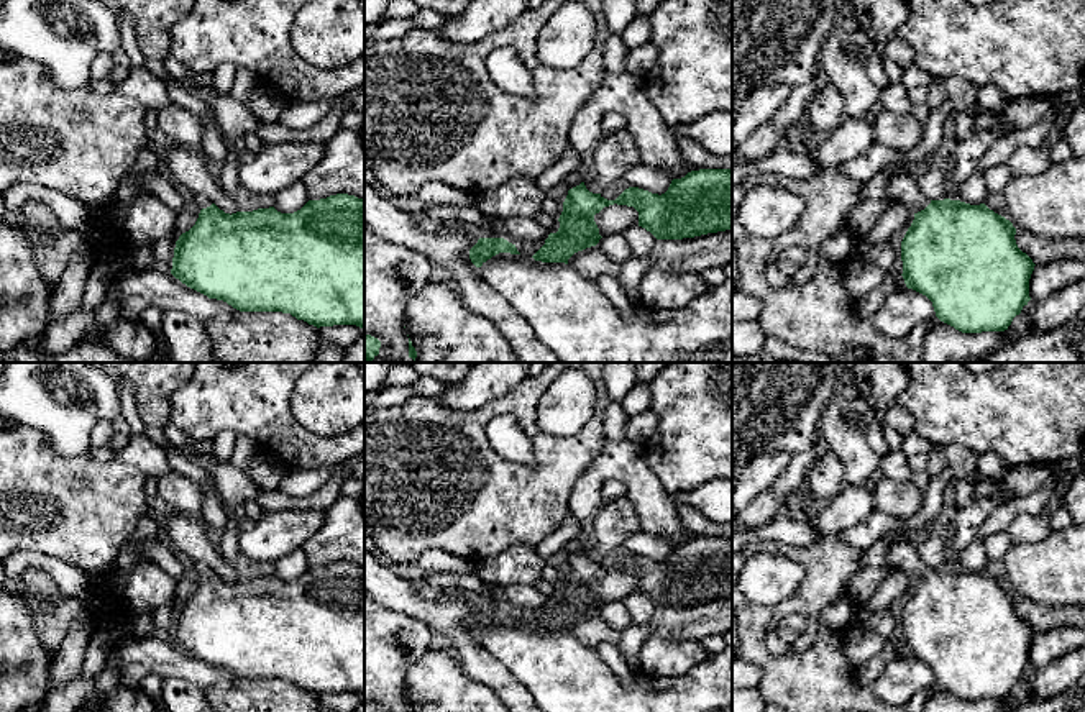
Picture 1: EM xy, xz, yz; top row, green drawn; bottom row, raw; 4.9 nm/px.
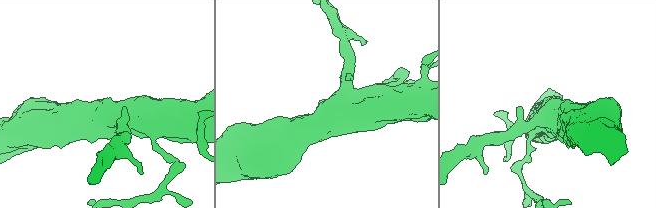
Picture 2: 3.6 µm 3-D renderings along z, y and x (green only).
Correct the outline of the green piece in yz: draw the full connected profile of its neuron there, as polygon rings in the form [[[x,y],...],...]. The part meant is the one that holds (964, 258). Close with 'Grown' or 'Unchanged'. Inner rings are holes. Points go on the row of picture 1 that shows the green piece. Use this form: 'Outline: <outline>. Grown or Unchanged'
Outline: [[[914,169],[893,176],[886,189],[895,203],[903,203],[914,213],[901,241],[901,276],[906,287],[926,295],[936,317],[962,333],[1008,330],[1031,300],[1029,279],[1036,266],[1018,248],[1013,223],[985,203],[929,200],[918,187]]]. Grown

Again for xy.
Outline: [[[336,194],[320,200],[309,200],[294,213],[281,213],[274,207],[258,208],[253,212],[225,213],[210,197],[195,195],[200,208],[195,225],[182,233],[176,241],[171,274],[187,287],[207,295],[208,299],[223,300],[240,312],[282,312],[297,320],[304,320],[317,328],[333,325],[356,325],[364,328],[364,199],[348,194]]]. Grown

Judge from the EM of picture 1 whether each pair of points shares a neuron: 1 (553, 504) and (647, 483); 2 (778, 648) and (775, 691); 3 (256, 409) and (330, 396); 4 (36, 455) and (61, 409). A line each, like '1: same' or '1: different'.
1: different
2: different
3: different
4: different

